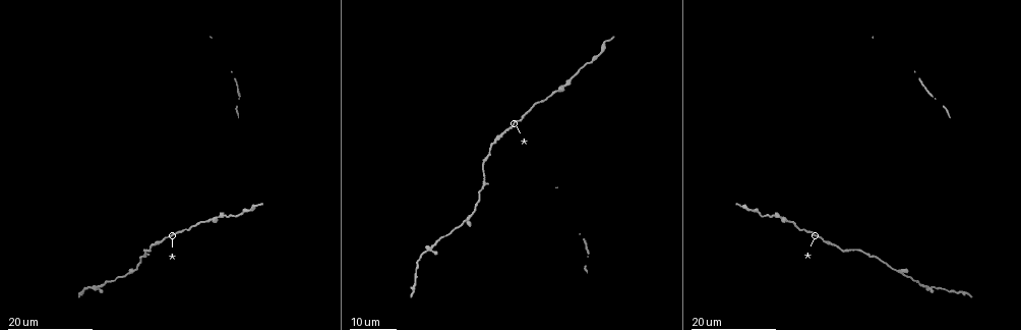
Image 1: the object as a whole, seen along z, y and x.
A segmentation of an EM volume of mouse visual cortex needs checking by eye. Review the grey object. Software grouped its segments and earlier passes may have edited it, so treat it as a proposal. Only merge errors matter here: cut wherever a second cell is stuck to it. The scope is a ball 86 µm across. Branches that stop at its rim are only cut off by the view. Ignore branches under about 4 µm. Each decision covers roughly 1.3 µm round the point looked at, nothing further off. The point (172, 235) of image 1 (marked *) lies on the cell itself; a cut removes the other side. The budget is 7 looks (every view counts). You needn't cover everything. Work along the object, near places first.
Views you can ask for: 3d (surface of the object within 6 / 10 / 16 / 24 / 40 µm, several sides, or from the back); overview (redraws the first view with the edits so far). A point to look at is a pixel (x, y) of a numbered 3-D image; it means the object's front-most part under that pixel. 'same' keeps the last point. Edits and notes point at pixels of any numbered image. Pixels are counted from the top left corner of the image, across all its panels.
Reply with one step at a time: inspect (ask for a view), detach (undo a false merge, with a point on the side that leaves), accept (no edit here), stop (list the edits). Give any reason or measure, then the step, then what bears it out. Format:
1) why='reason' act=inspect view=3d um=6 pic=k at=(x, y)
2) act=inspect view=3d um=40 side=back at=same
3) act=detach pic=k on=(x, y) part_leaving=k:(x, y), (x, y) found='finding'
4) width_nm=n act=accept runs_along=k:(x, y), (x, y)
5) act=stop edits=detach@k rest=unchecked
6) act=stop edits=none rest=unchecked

why='calibre changes' act=inspect view=3d um=16 pic=1 at=(556, 90)

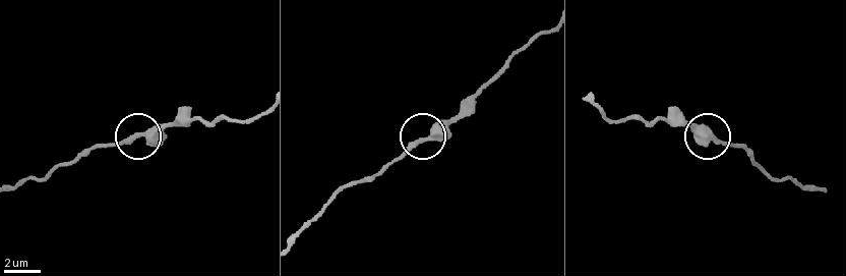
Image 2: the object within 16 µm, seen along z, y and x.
why='closer look' act=inspect view=3d um=10 pic=2 at=(134, 138)

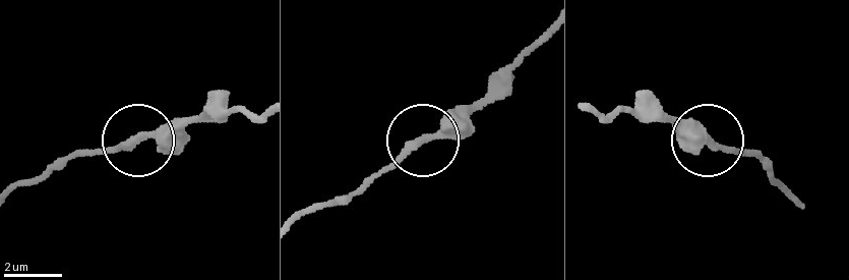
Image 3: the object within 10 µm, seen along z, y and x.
act=accept runs_along=3:(795, 196), (753, 155), (659, 123) found='all the same cell'

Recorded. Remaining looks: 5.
why='three-way junction' act=inspect view=3d um=24 pic=1 at=(902, 275)

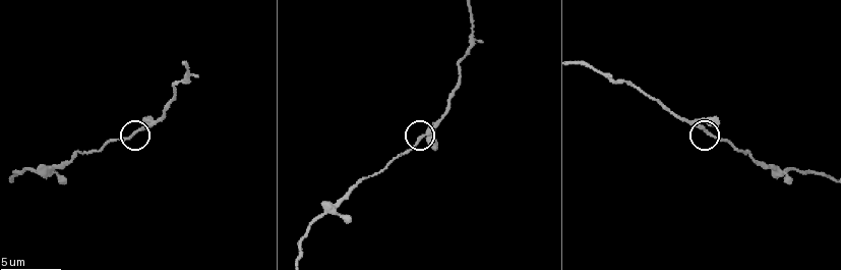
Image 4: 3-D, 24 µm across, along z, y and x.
act=inspect view=3d um=6 pic=4 at=(425, 135)

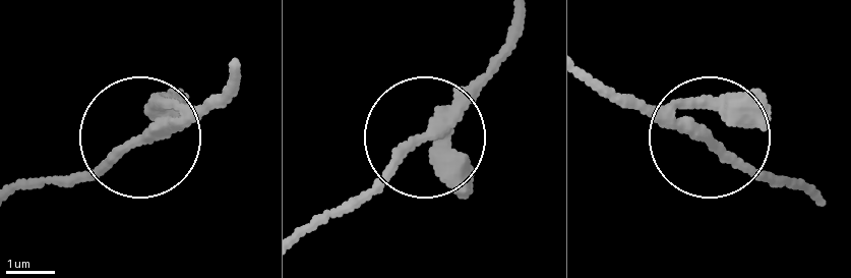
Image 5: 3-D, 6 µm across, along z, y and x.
act=inspect view=3d um=6 side=back pic=5 at=(422, 138)

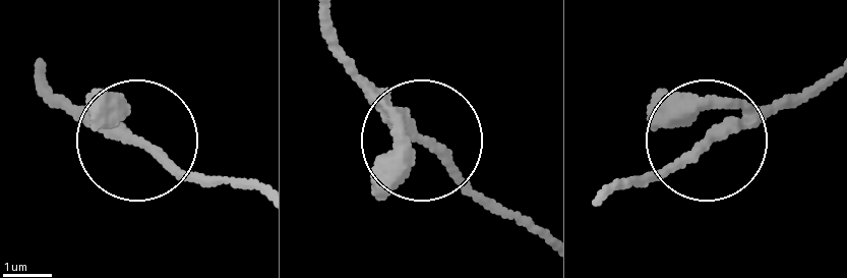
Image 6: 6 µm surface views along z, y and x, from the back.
width_nm=230 act=accept runs_along=6:(41, 75), (187, 172), (232, 184) found='all the same cell'

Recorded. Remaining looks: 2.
why='sudden change in width' act=inspect view=3d um=10 pic=4 at=(296, 264)

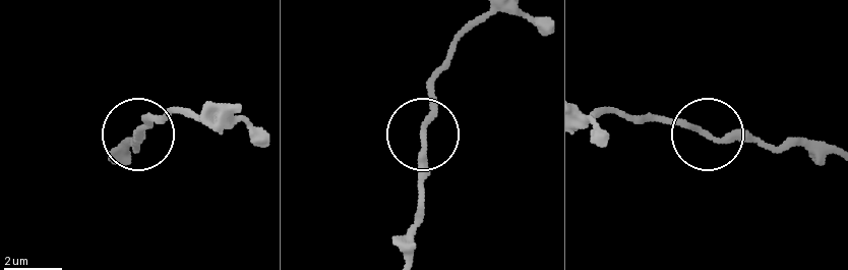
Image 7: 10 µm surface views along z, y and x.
act=inspect view=3d um=10 side=back pic=7 at=(426, 133)

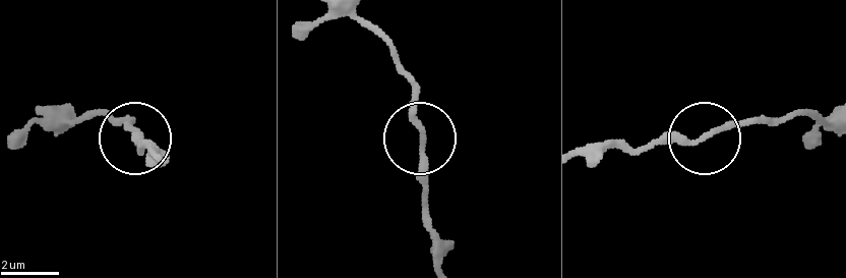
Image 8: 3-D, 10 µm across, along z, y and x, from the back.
act=accept runs_along=8:(356, 12), (385, 42), (414, 93), (422, 222) found='all the same cell'

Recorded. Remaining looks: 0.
act=stop edits=none rest=unchecked

